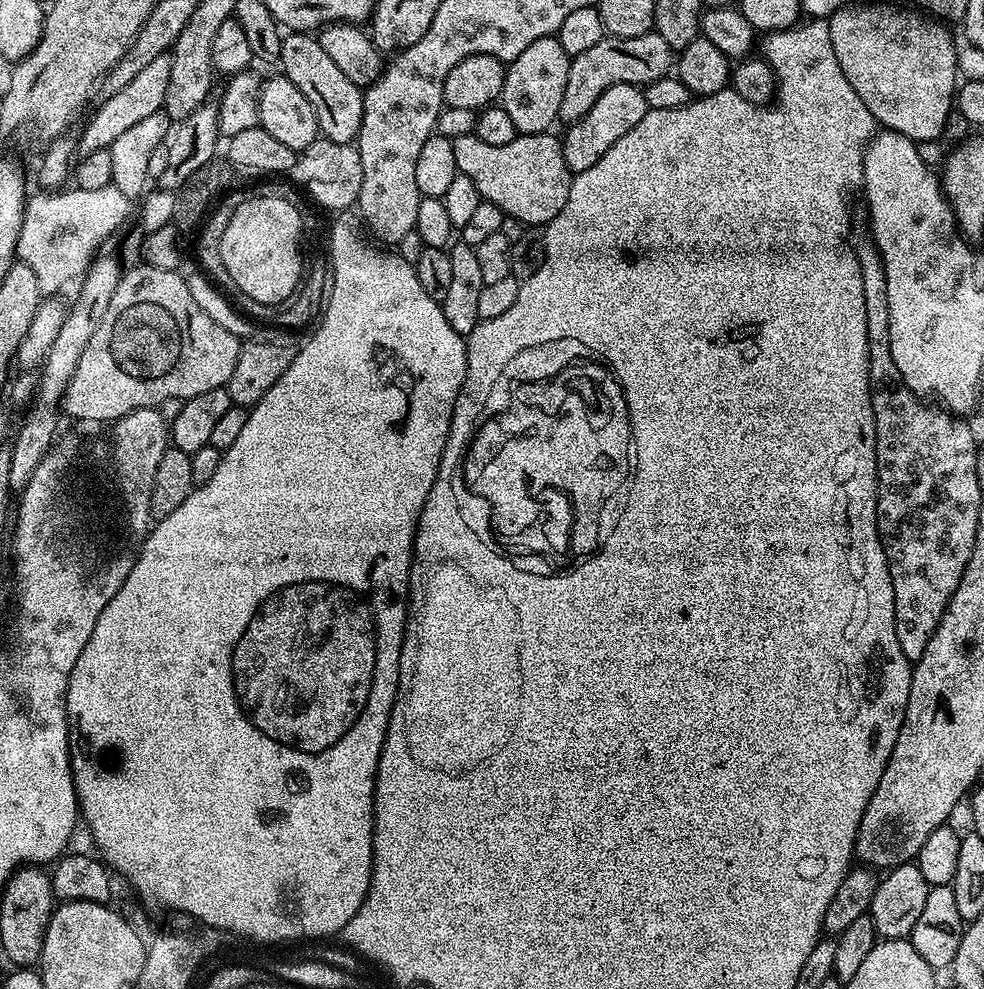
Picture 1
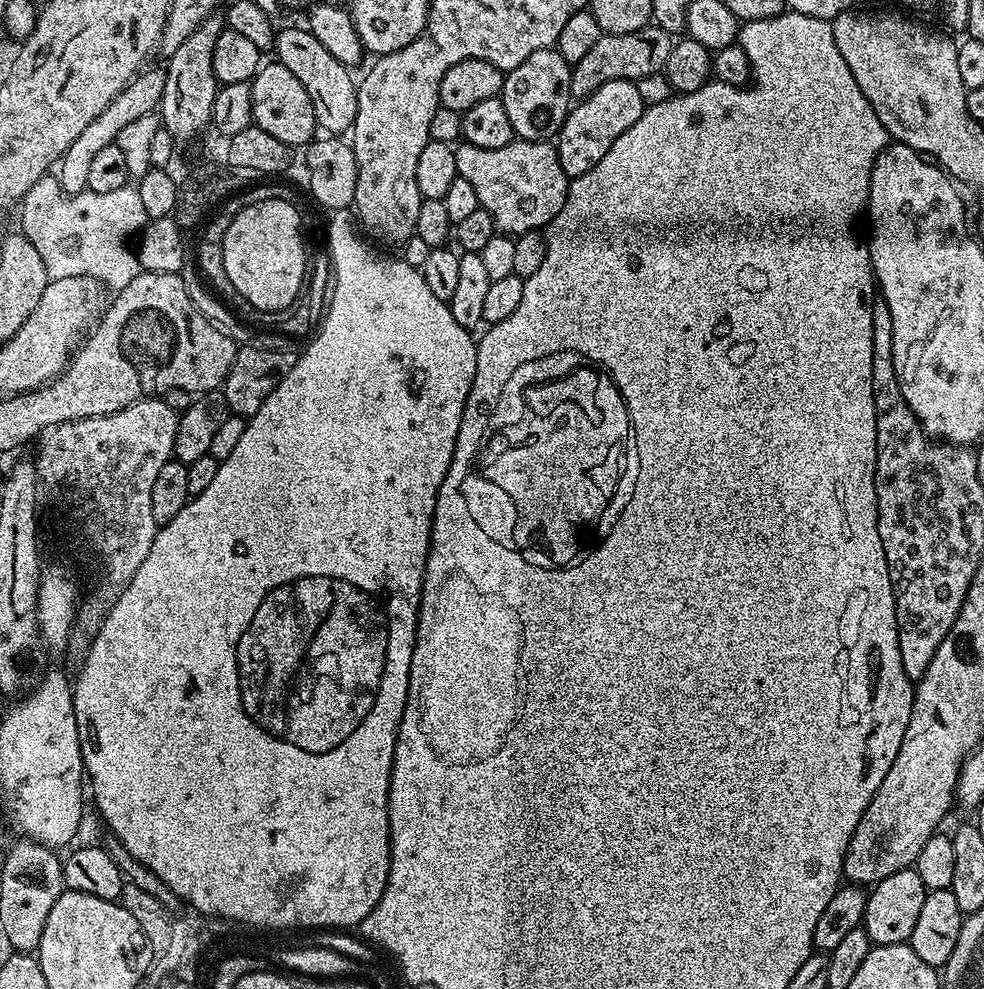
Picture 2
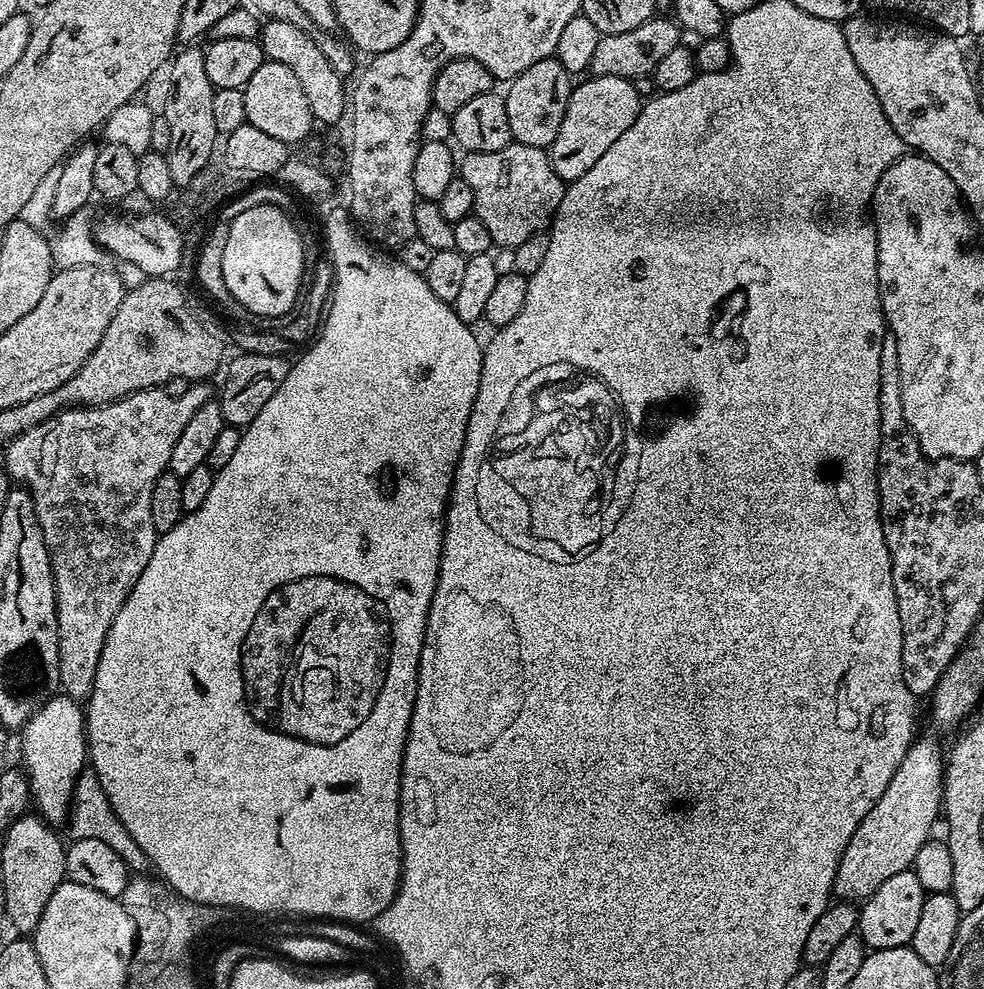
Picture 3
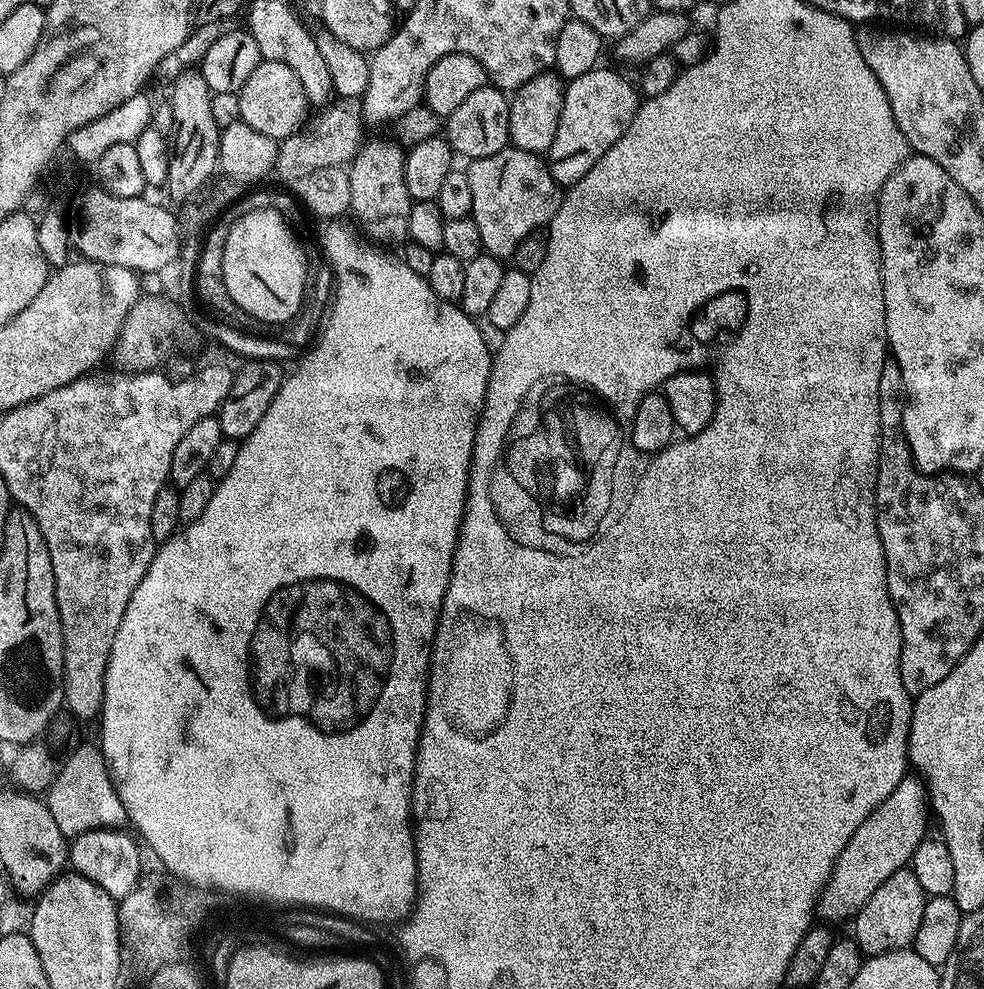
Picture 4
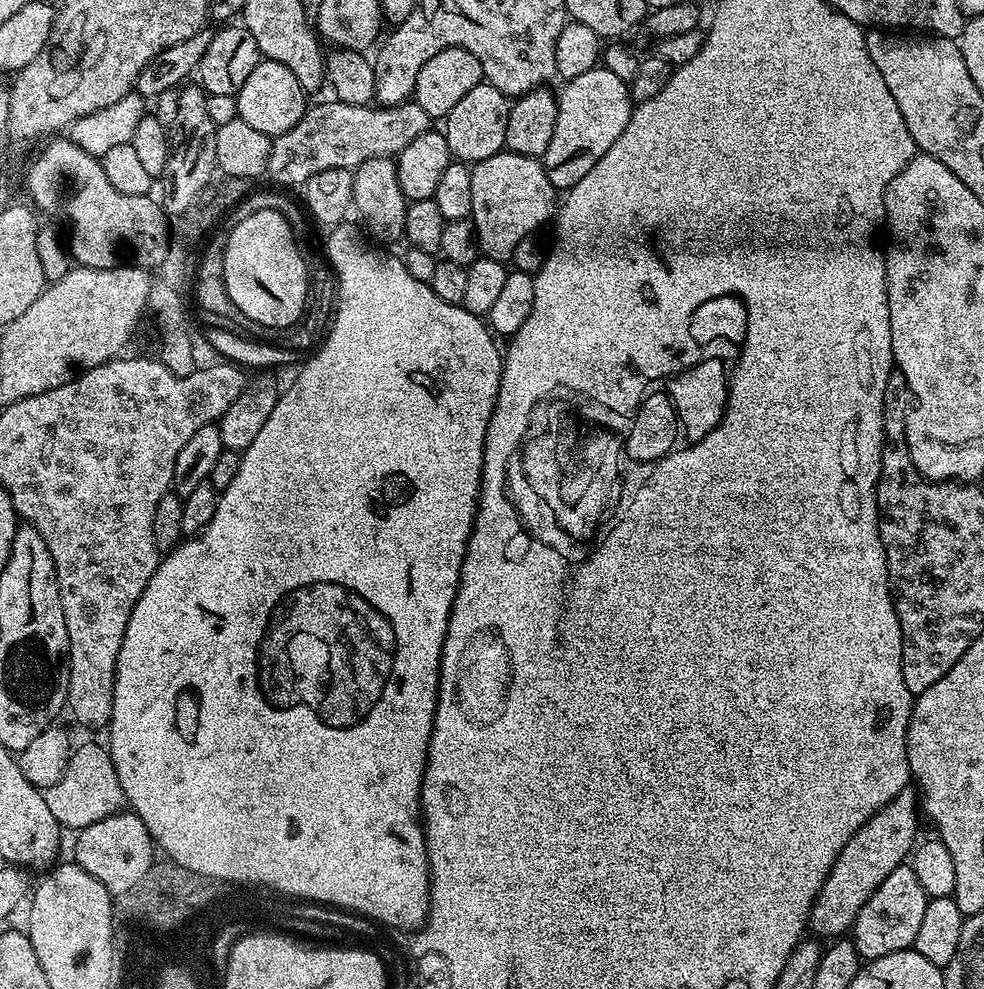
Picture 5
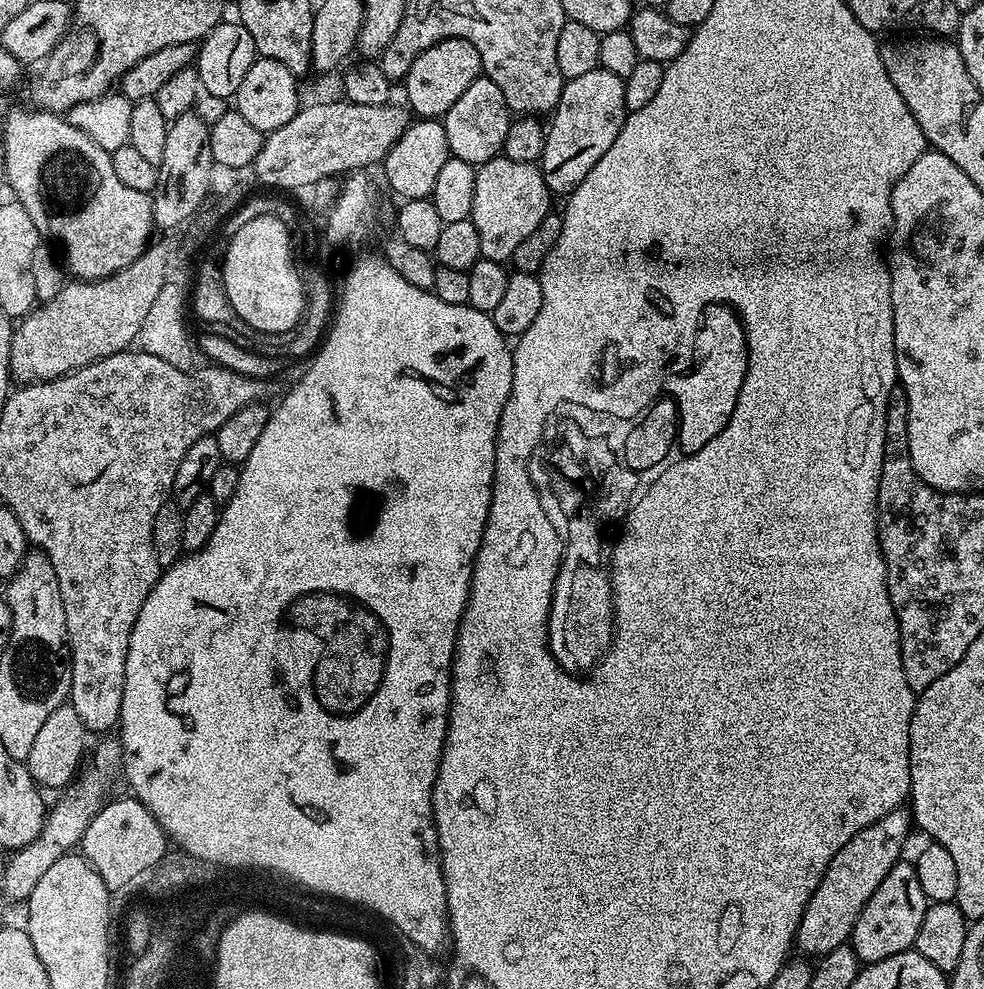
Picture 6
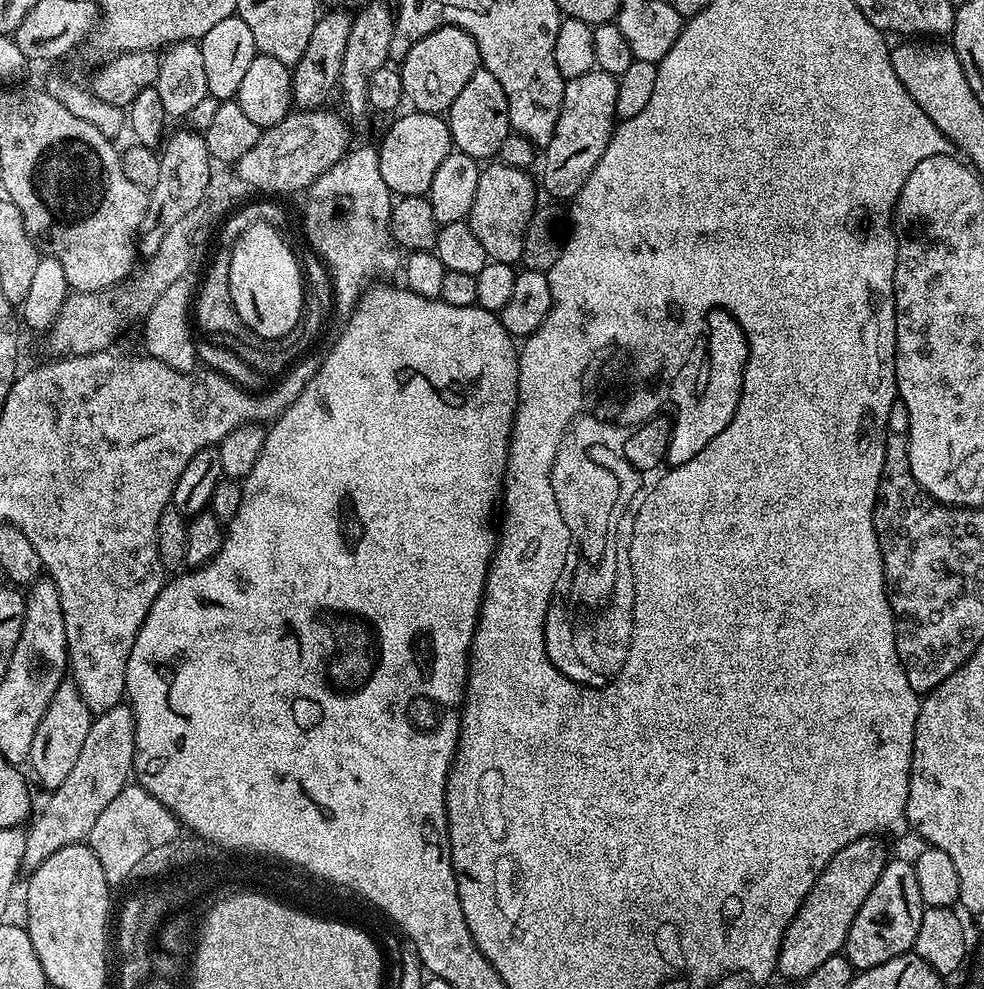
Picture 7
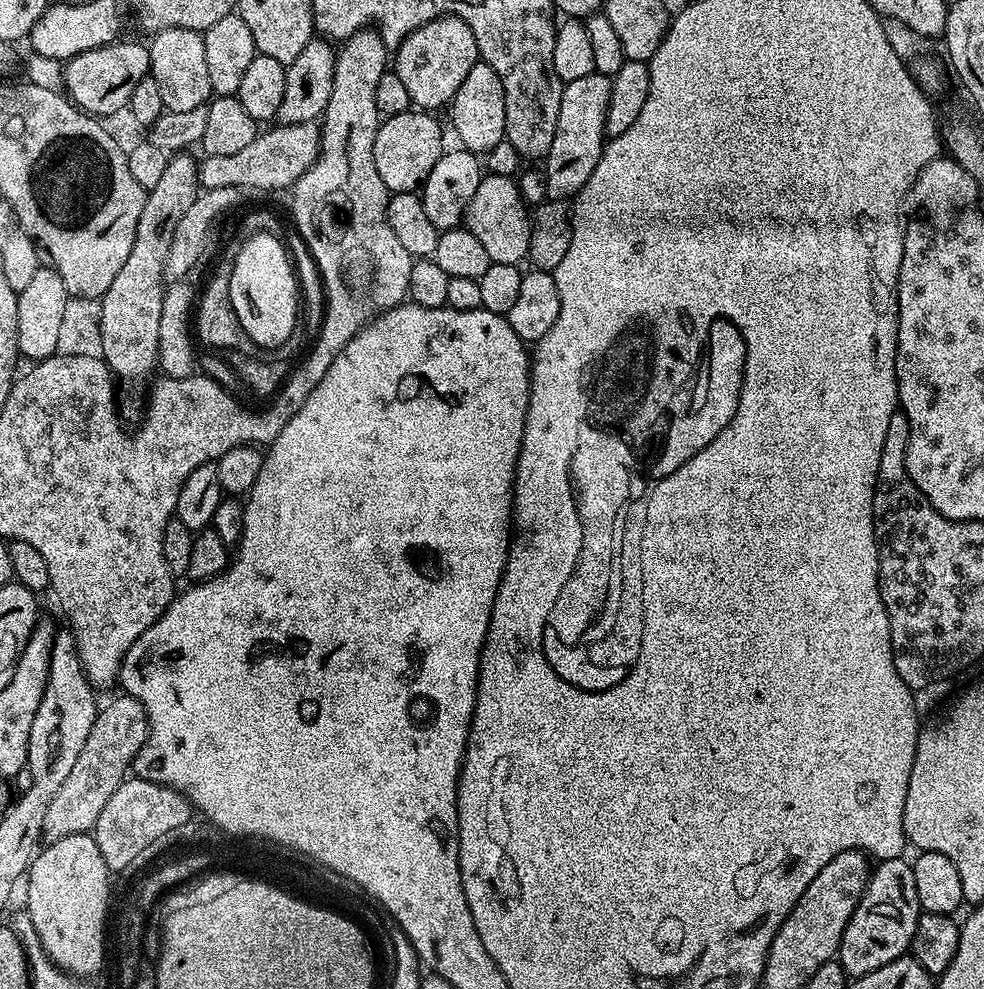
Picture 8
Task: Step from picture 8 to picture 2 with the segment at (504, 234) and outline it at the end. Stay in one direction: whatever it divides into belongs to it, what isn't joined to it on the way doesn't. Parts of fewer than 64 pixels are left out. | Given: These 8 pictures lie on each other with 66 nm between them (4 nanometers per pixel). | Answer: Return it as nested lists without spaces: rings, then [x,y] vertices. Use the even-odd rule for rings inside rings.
[[[513,138],[506,146],[498,146],[498,150],[482,150],[482,146],[463,142],[457,143],[455,149],[457,176],[474,186],[480,207],[494,218],[501,233],[509,232],[509,237],[515,238],[523,232],[547,229],[558,210],[562,210],[570,178],[562,170],[555,143]]]

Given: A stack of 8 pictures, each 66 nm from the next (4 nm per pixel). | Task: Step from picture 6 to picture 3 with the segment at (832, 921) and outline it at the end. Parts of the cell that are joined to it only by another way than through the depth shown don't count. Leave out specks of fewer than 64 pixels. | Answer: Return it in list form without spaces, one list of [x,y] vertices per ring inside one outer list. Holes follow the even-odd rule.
[[[913,739],[902,766],[890,778],[890,786],[882,790],[882,798],[874,802],[870,814],[858,822],[858,830],[854,830],[854,838],[850,838],[838,862],[834,892],[841,901],[863,902],[886,878],[911,869],[918,850],[933,835],[936,819],[942,816],[945,763],[945,753],[934,741]]]

